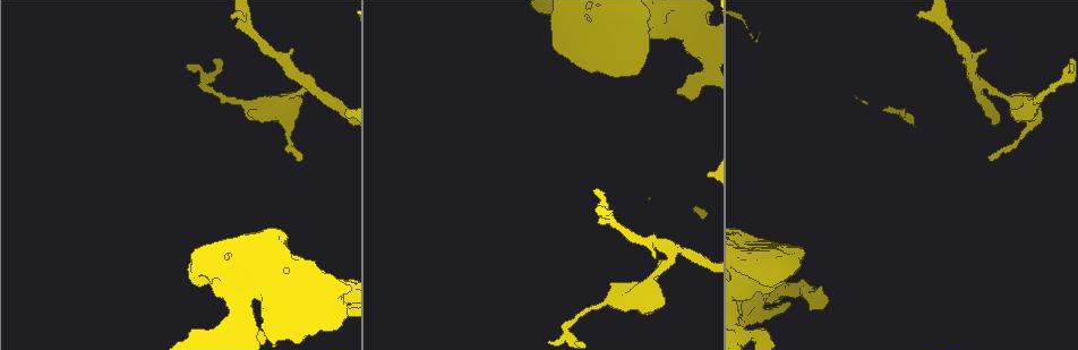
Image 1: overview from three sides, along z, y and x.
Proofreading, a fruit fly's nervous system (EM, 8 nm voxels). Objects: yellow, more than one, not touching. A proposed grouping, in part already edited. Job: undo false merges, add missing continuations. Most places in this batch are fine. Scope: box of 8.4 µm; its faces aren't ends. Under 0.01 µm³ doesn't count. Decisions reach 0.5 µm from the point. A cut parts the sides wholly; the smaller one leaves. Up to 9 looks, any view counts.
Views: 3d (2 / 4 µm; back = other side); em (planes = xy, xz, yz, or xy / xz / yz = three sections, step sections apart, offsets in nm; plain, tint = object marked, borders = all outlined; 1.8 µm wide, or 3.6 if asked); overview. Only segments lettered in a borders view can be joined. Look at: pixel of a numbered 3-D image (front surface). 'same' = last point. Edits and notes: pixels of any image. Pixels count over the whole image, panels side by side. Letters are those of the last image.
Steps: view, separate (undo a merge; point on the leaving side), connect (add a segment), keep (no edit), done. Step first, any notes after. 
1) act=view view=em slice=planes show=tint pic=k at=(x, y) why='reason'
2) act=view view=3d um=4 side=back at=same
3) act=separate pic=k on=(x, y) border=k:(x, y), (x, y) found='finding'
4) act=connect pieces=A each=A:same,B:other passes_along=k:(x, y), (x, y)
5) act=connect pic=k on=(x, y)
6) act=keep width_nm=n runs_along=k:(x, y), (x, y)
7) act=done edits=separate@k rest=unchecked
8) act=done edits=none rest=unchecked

act=view view=em um=3.6 slice=planes show=tint pic=1 at=(241, 103) why='thick turns thin'

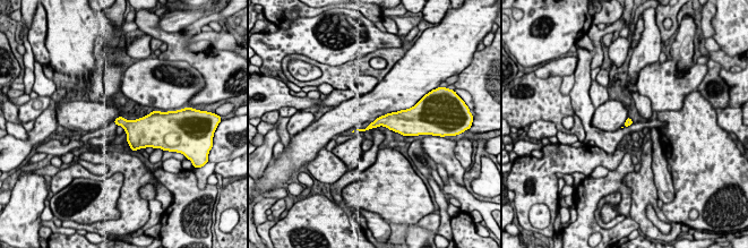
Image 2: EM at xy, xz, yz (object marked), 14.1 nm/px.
act=view view=em um=3.6 slice=planes show=borders at=same why='see the neighbours'

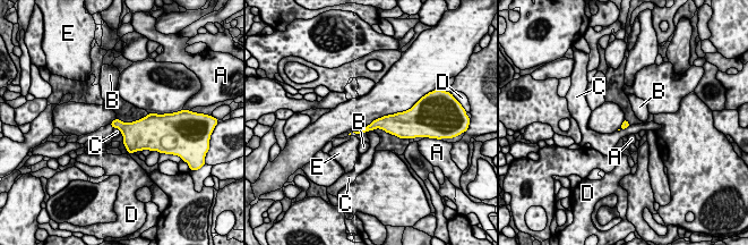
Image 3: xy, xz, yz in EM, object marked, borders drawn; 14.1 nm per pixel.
act=keep width_nm=90 each=A:other,B:other,C:other,D:other,E:other border=3:(629, 126), (618, 131) found='all the same neuron'

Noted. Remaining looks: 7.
act=view view=em um=3.6 slice=planes show=borders pic=1 at=(597, 191) why='branch stops here'

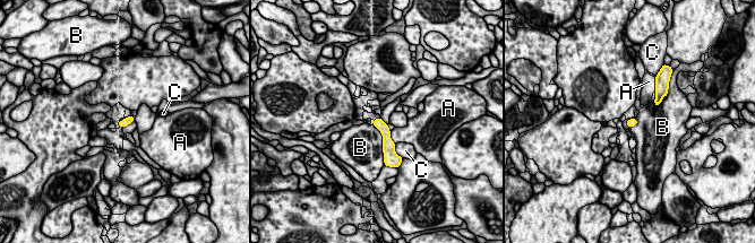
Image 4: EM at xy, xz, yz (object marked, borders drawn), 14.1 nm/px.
act=keep longest_contact=B:550nm each=A:other,B:other,C:other border=4:(374, 124), (382, 135), (384, 161) found='none of them fits'

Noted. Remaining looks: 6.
act=view view=3d um=4 pic=1 at=(614, 43) why='abrupt turn'

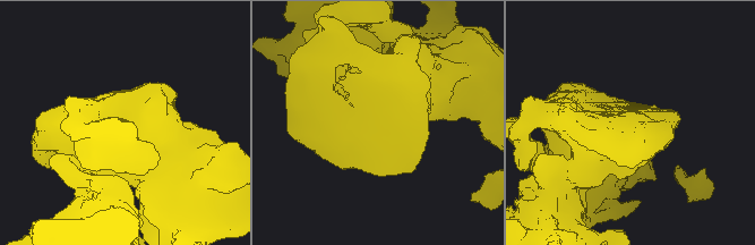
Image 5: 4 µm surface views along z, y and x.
act=view view=em um=3.6 slice=planes show=plain pic=5 at=(375, 124)

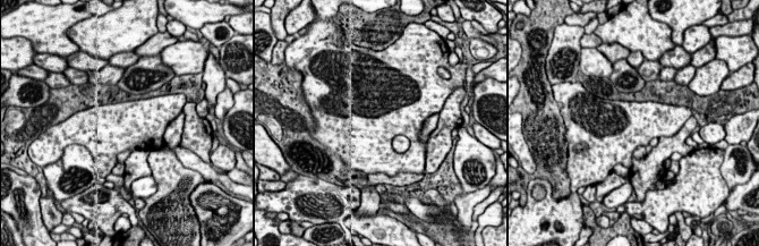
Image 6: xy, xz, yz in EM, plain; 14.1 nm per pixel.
act=view view=em um=3.6 slice=planes show=borders at=same

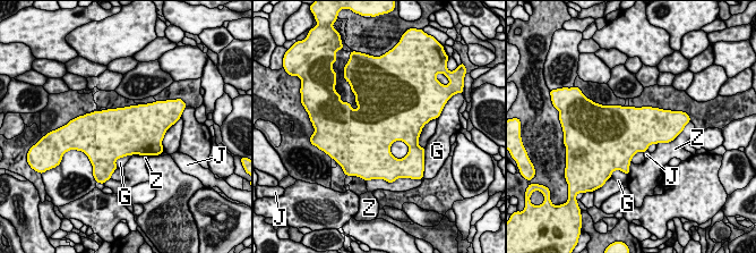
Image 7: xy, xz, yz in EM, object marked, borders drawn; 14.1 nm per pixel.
act=keep longest_contact=G:300nm each=G:other,J:other,Z:other found='one neuron here'

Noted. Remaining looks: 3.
act=view view=em slice=planes show=plain pic=1 at=(776, 293) why='sharp bend'

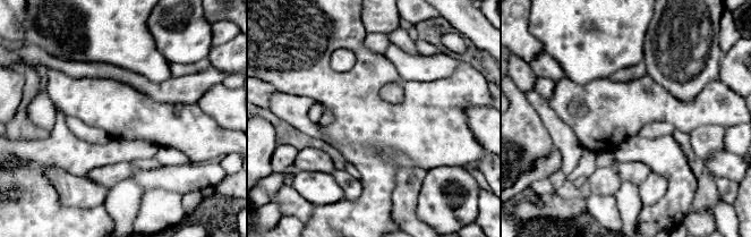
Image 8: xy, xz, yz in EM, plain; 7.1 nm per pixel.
act=view view=em slice=planes show=borders at=same

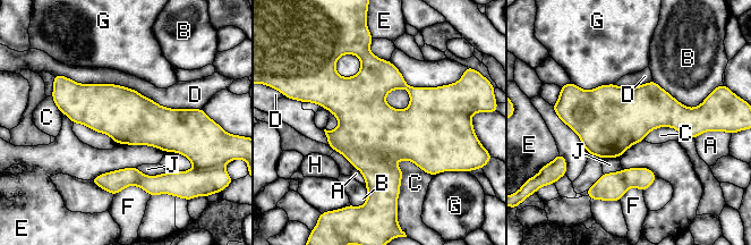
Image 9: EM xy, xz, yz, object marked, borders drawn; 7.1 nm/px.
act=keep longest_contact=D:1000nm each=A:other,B:other,C:other,D:other,E:other,F:other,G:other,H:other,J:other border=9:(433, 175), (394, 161), (397, 202) found='continuous, no second neuron'

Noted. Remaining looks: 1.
act=done edits=none rest=unchecked

